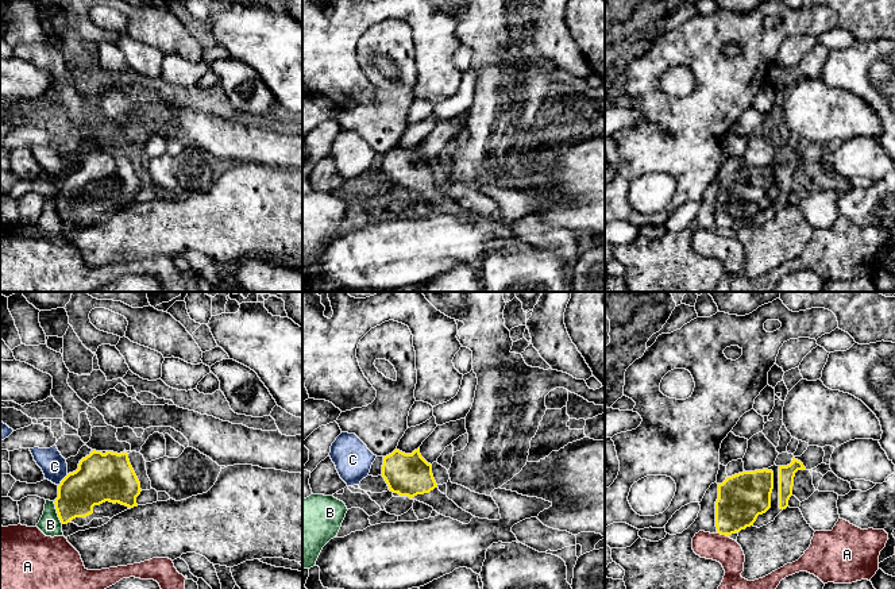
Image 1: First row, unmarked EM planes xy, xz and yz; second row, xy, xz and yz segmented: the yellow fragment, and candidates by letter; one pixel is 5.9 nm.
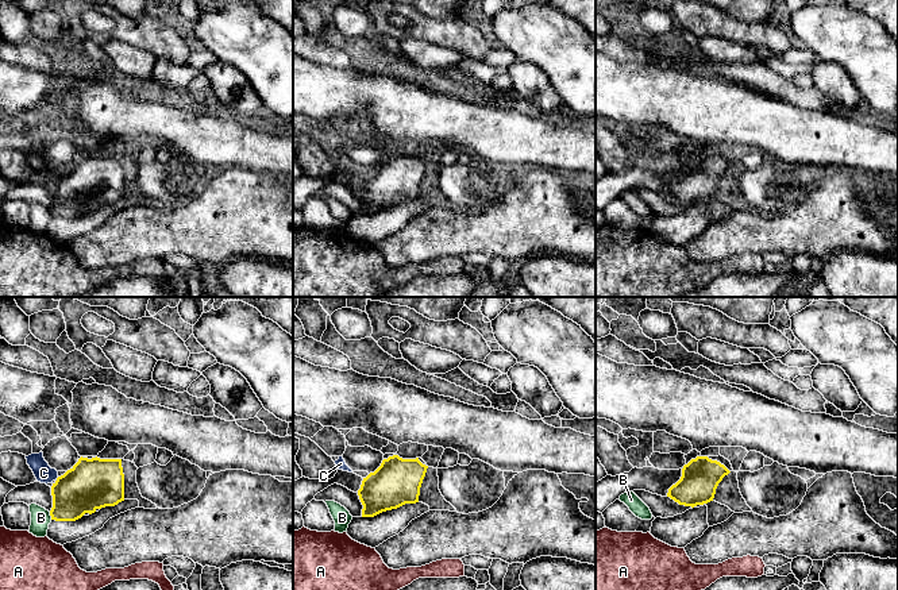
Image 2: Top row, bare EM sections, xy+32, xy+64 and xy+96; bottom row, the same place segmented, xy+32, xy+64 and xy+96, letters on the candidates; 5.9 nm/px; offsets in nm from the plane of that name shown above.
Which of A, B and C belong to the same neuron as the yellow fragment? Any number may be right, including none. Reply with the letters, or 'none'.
none

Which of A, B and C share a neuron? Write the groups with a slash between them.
A / B / C

